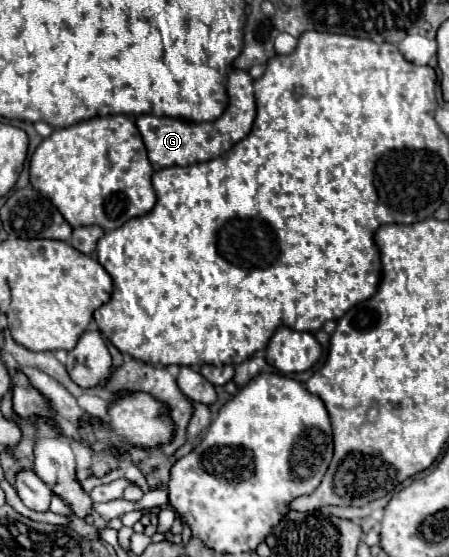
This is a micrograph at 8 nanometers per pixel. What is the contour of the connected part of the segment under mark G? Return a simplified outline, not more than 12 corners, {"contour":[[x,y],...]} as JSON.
{"contour":[[227,79],[229,105],[211,123],[141,115],[151,163],[193,165],[241,141],[255,121],[253,79]]}

